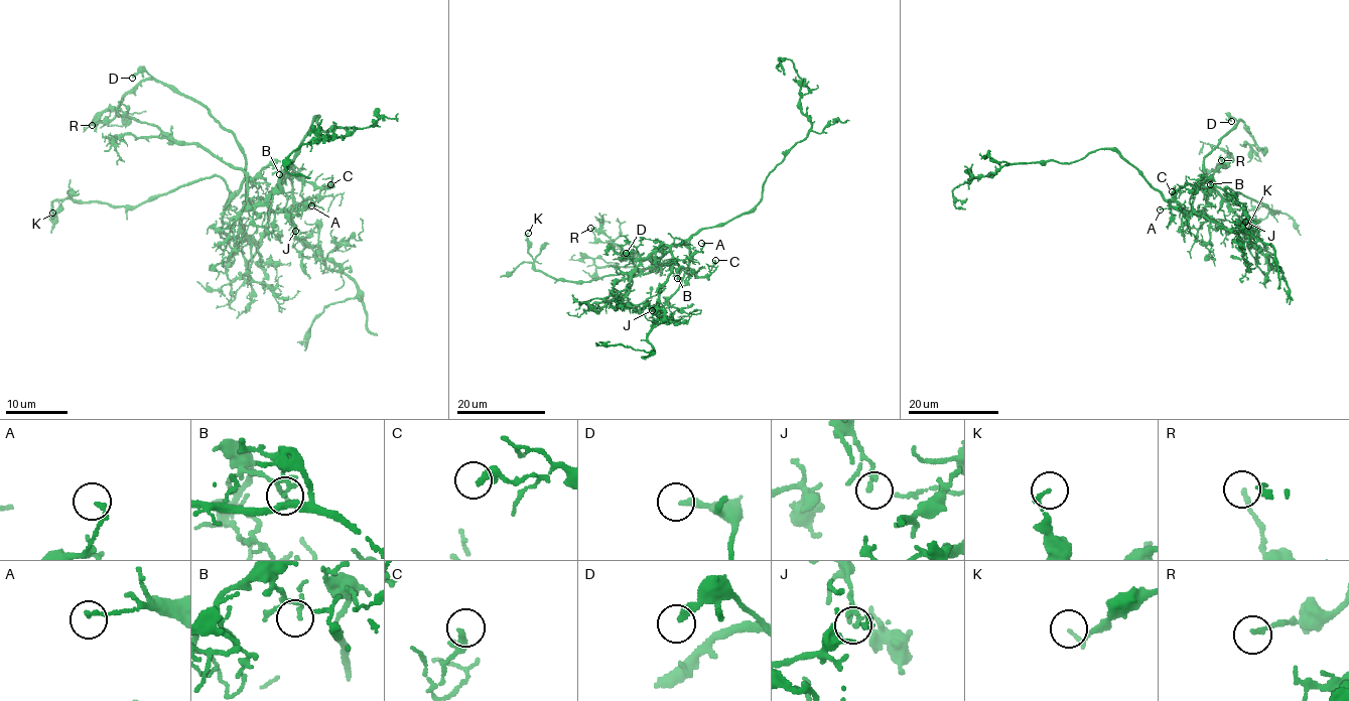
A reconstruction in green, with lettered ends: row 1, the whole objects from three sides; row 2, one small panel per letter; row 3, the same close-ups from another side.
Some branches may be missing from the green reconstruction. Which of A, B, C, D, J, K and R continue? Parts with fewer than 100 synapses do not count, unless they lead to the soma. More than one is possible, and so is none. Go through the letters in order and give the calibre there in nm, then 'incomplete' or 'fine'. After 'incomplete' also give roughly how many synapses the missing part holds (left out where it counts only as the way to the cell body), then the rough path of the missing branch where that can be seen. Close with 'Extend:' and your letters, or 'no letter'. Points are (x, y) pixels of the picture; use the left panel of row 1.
A: 170 nm | fine
B: 120 nm | fine
C: 320 nm | fine
D: 280 nm | fine
J: 150 nm | fine
K: 160 nm | fine
R: 160 nm | fine
Extend: no letter

